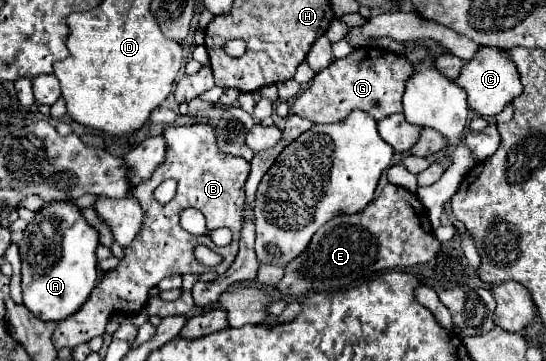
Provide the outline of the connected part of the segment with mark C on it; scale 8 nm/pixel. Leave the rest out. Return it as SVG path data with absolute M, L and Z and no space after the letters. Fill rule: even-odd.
M482 47L474 59L464 63L462 73L456 79L456 85L466 91L468 105L480 117L494 117L496 113L500 113L506 105L510 105L522 93L522 83L520 83L520 77L518 77L514 63L508 61L504 51L486 49L486 47Z

